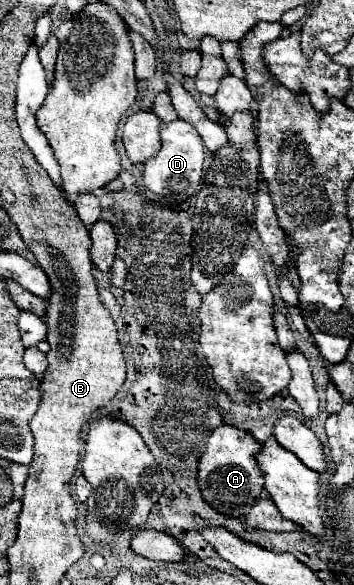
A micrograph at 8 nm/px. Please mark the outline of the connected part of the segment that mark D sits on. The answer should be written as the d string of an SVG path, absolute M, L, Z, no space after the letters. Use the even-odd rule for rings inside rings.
M184 120L162 122L160 126L162 148L160 152L144 162L144 184L154 194L172 202L184 202L198 192L202 186L202 164L204 164L204 142L200 134Z

